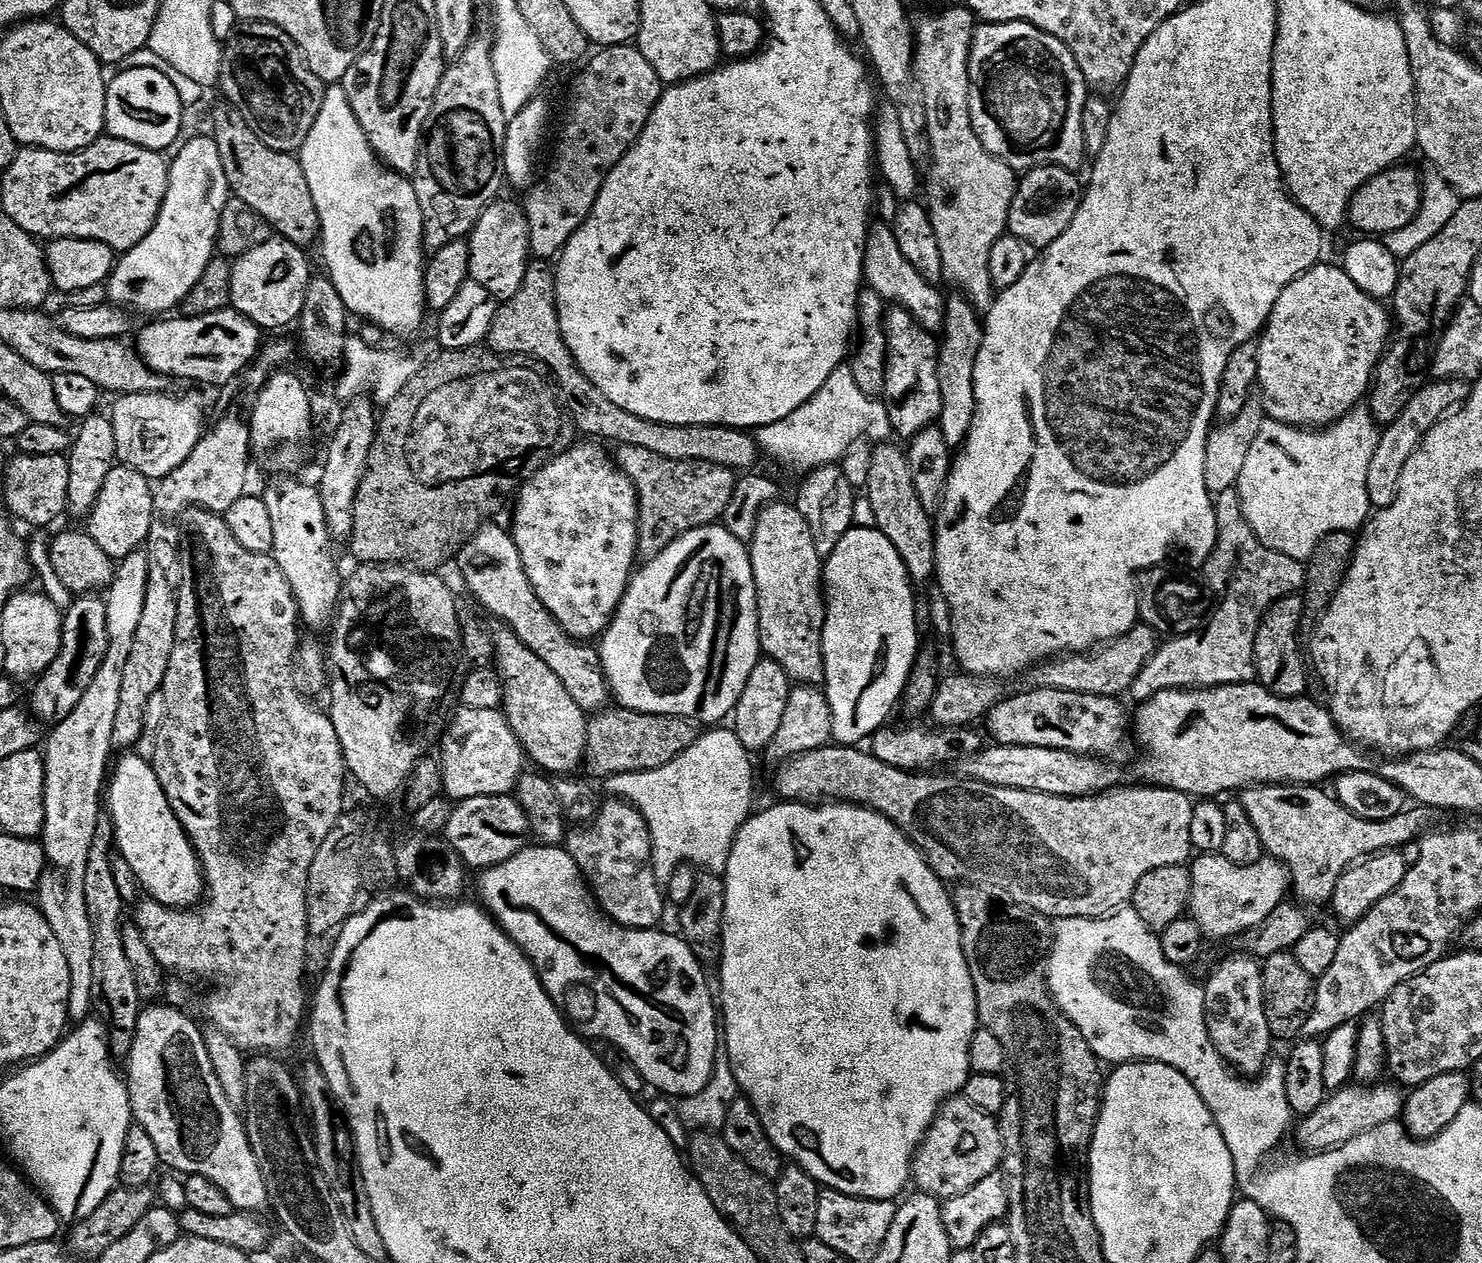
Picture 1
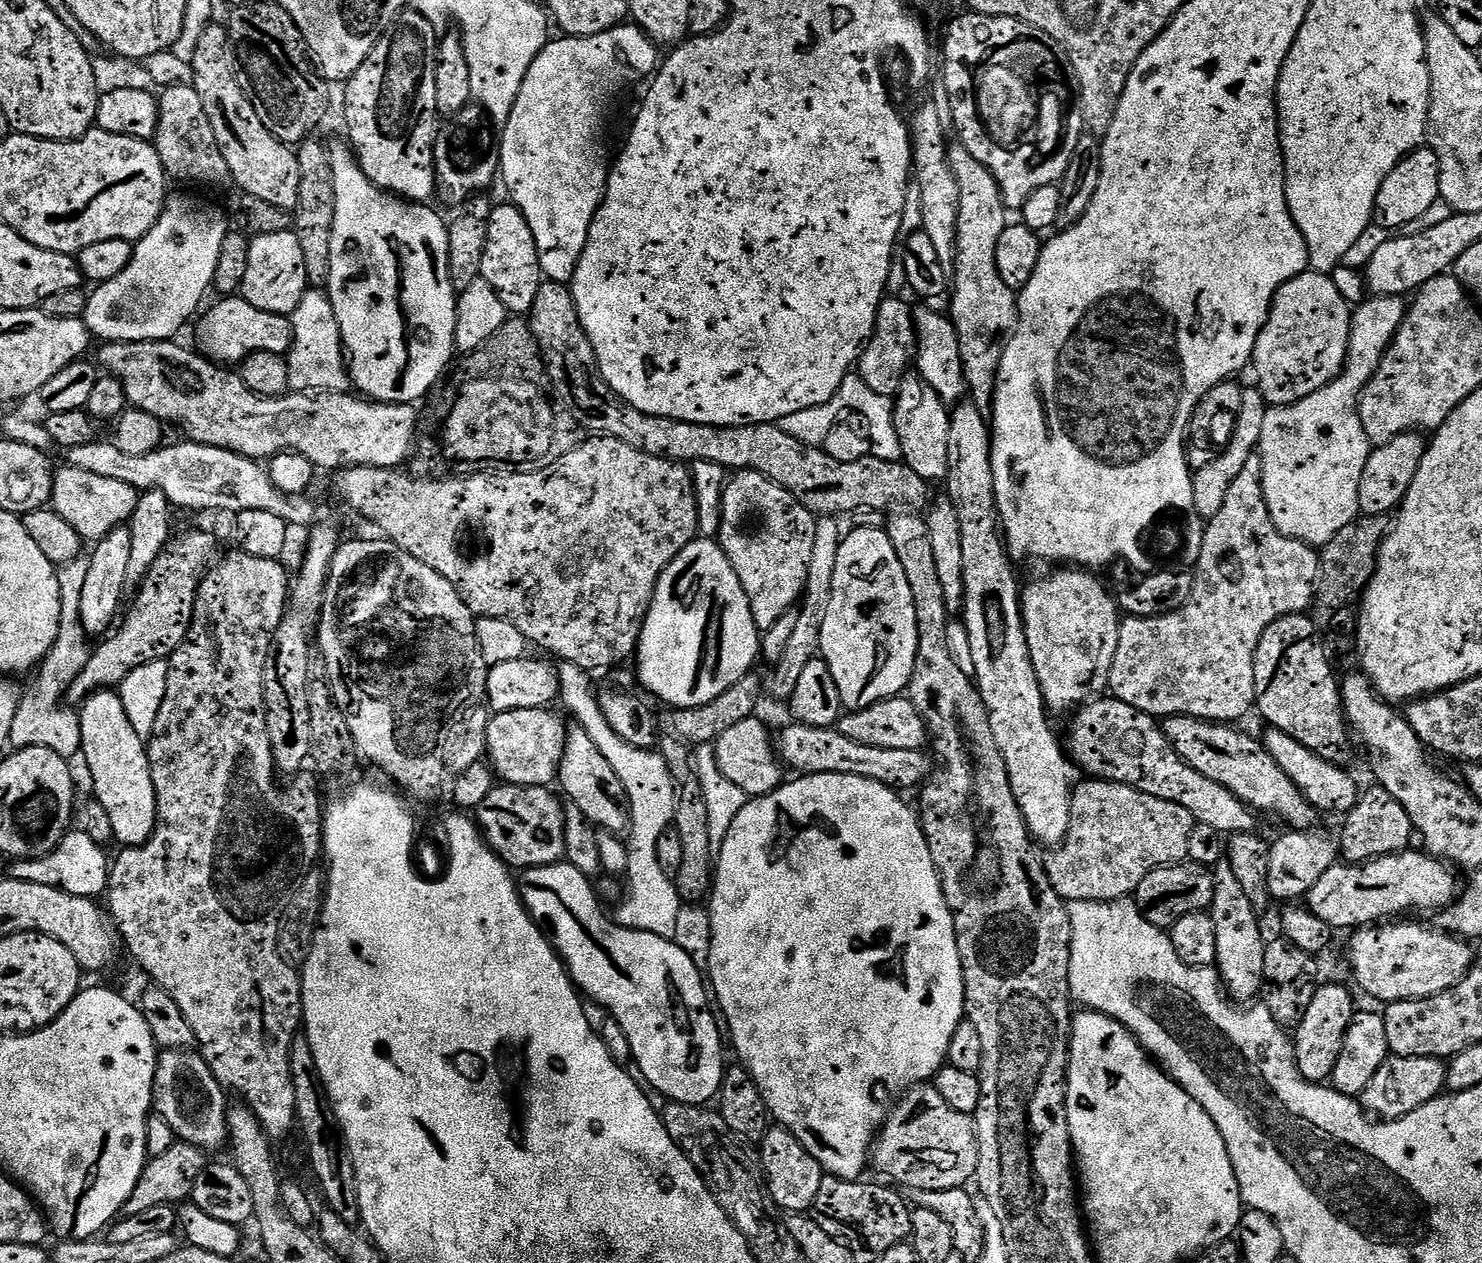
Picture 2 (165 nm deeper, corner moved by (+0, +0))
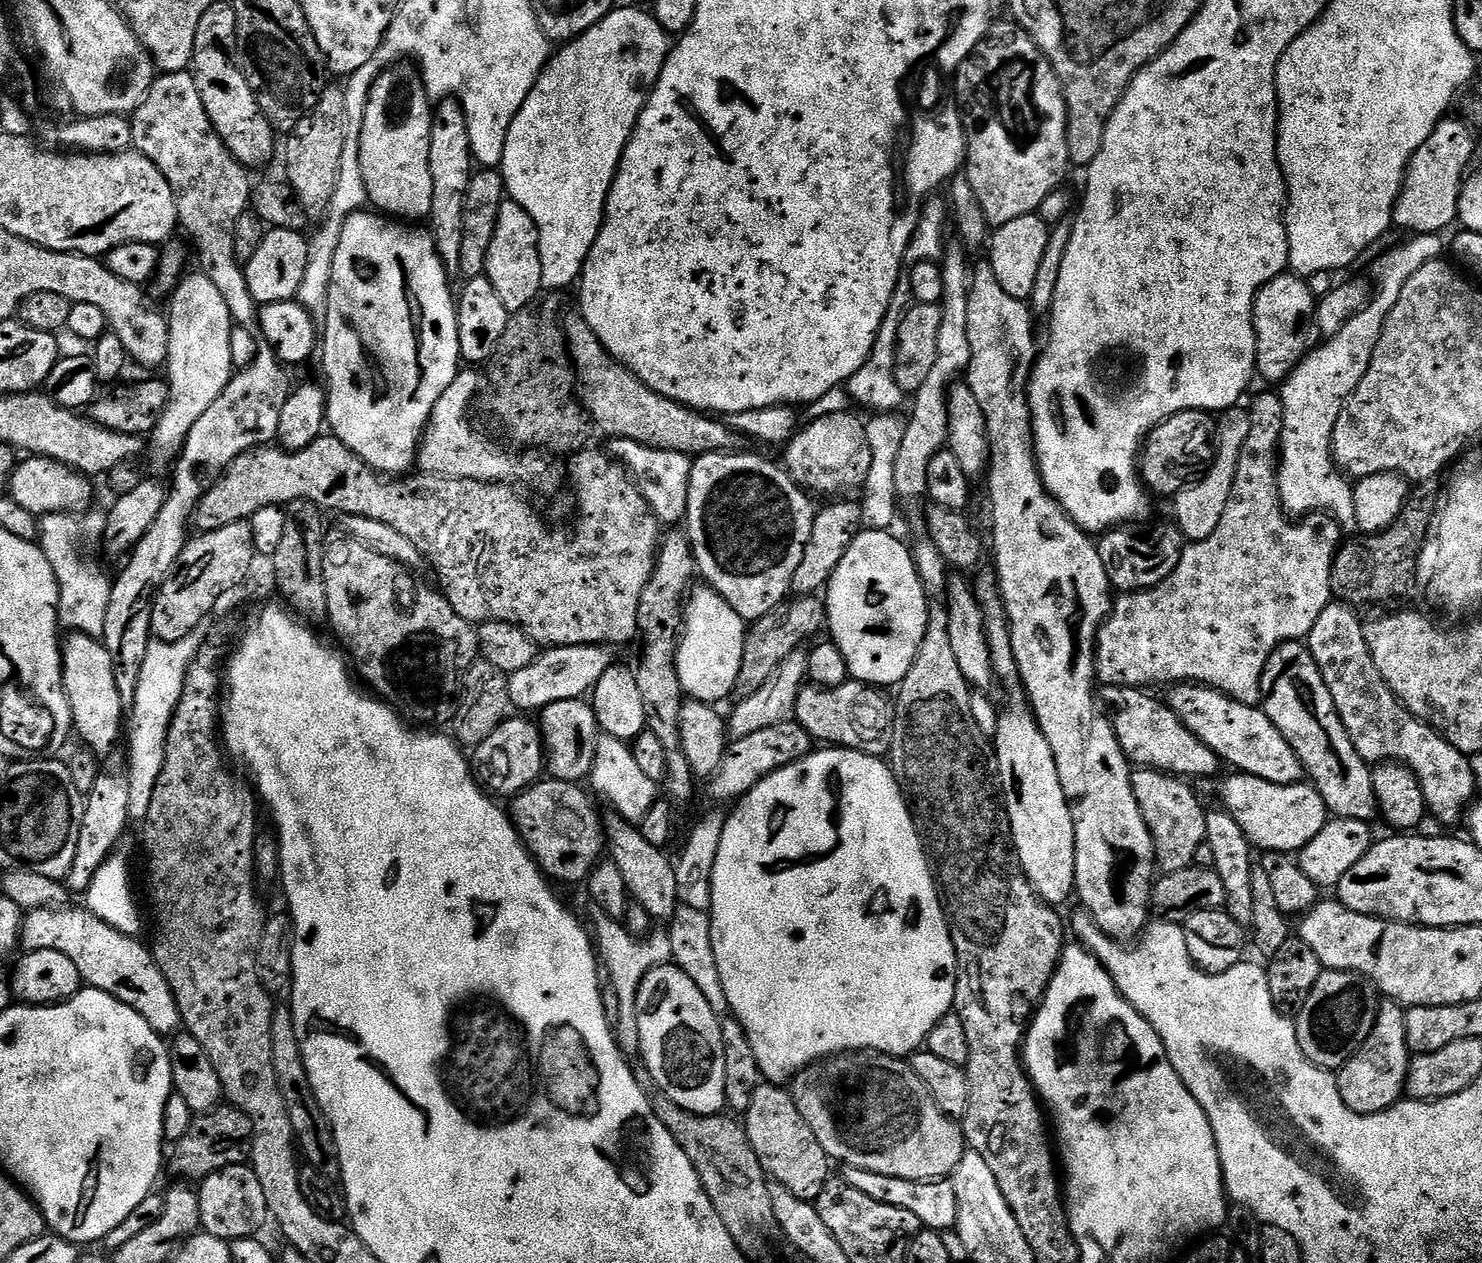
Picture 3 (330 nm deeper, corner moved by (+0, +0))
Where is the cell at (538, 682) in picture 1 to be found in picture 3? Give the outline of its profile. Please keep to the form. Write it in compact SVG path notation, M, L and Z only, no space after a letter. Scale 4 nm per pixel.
M616 811L603 813L602 823L606 837L606 852L618 866L618 871L626 877L629 897L640 903L652 916L653 921L668 922L681 905L678 898L678 878L673 857L658 846L650 846L646 838L642 838L639 827L635 823L624 820Z

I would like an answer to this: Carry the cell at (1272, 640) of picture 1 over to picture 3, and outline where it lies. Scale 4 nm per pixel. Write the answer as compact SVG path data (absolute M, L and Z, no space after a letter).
M1287 640L1270 654L1260 679L1260 699L1270 722L1282 730L1286 742L1299 754L1329 813L1341 820L1375 821L1378 809L1372 768L1358 754L1304 640Z

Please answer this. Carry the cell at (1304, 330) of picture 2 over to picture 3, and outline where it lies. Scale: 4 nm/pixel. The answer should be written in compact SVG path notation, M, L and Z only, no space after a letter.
M1285 274L1262 286L1252 311L1256 331L1256 370L1261 377L1283 382L1308 355L1314 344L1312 332L1314 336L1317 307L1318 297L1311 292L1305 277Z

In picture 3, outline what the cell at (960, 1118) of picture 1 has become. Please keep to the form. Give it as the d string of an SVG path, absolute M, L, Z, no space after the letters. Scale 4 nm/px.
M837 1052L835 1056L827 1059L817 1060L808 1068L803 1068L796 1073L790 1081L790 1093L793 1102L802 1117L809 1123L810 1129L814 1132L818 1142L822 1142L822 1150L826 1150L829 1161L841 1160L841 1165L849 1168L861 1168L870 1170L874 1174L890 1174L890 1178L906 1178L907 1180L943 1180L951 1177L955 1167L958 1166L966 1151L964 1129L953 1117L948 1116L934 1102L930 1090L918 1078L918 1074L912 1069L907 1059L888 1056L885 1052Z

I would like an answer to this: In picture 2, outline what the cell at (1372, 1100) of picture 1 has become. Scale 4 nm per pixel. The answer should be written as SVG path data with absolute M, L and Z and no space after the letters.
M1389 1055L1388 1061L1380 1067L1378 1074L1374 1074L1374 1078L1370 1080L1370 1086L1366 1086L1366 1090L1358 1099L1360 1107L1369 1117L1380 1122L1387 1122L1406 1118L1406 1114L1414 1114L1414 1110L1426 1106L1426 1102L1435 1100L1447 1087L1448 1065L1445 1061L1438 1058L1402 1058L1401 1056Z

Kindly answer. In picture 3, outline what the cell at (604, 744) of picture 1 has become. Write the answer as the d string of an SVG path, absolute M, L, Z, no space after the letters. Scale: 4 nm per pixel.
M819 595L796 596L787 602L779 604L770 614L755 621L747 629L744 638L744 661L738 670L735 695L743 698L754 694L766 678L774 675L776 667L787 658L791 652L801 647L803 640L811 641L819 628L826 624L826 604Z

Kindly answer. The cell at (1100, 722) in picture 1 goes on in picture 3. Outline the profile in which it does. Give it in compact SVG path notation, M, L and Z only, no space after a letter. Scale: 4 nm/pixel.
M1233 771L1220 784L1220 800L1223 811L1231 813L1242 826L1253 849L1261 853L1299 853L1327 826L1330 813L1322 794L1311 782L1299 784L1275 784L1266 778L1254 778L1254 774Z

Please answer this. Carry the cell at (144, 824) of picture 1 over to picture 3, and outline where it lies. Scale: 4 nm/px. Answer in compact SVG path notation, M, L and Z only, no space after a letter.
M68 632L62 640L64 662L64 689L70 702L75 735L84 739L83 743L97 756L107 758L112 752L112 744L120 740L120 731L126 728L126 705L122 702L118 682L114 678L114 662L106 650L103 639L88 636L84 632Z

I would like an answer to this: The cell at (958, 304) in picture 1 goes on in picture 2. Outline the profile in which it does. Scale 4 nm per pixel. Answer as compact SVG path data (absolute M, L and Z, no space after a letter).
M971 398L961 400L950 412L946 487L962 529L962 623L970 638L974 683L988 711L994 742L998 742L998 750L1002 750L1012 793L1033 841L1055 846L1063 842L1070 826L1073 789L1073 785L1068 784L1070 760L1061 741L1059 744L1052 733L1052 724L1048 721L1050 712L1038 686L1038 674L1034 674L1034 662L1026 642L1022 584L1016 581L1012 570L1014 564L1004 543L1000 515L996 512L990 420Z

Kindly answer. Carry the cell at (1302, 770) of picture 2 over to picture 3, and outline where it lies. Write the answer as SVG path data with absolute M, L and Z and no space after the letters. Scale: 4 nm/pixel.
M1185 682L1174 684L1167 689L1166 703L1168 707L1178 714L1178 718L1186 725L1191 732L1206 746L1214 750L1225 765L1229 764L1229 769L1246 774L1254 774L1254 778L1266 778L1266 782L1275 784L1299 784L1305 779L1306 769L1300 760L1299 754L1286 742L1282 730L1270 722L1270 718L1264 713L1263 707L1255 704L1243 704L1238 702L1233 696L1228 696L1225 692L1219 692L1217 688L1207 688L1204 684L1194 684Z

